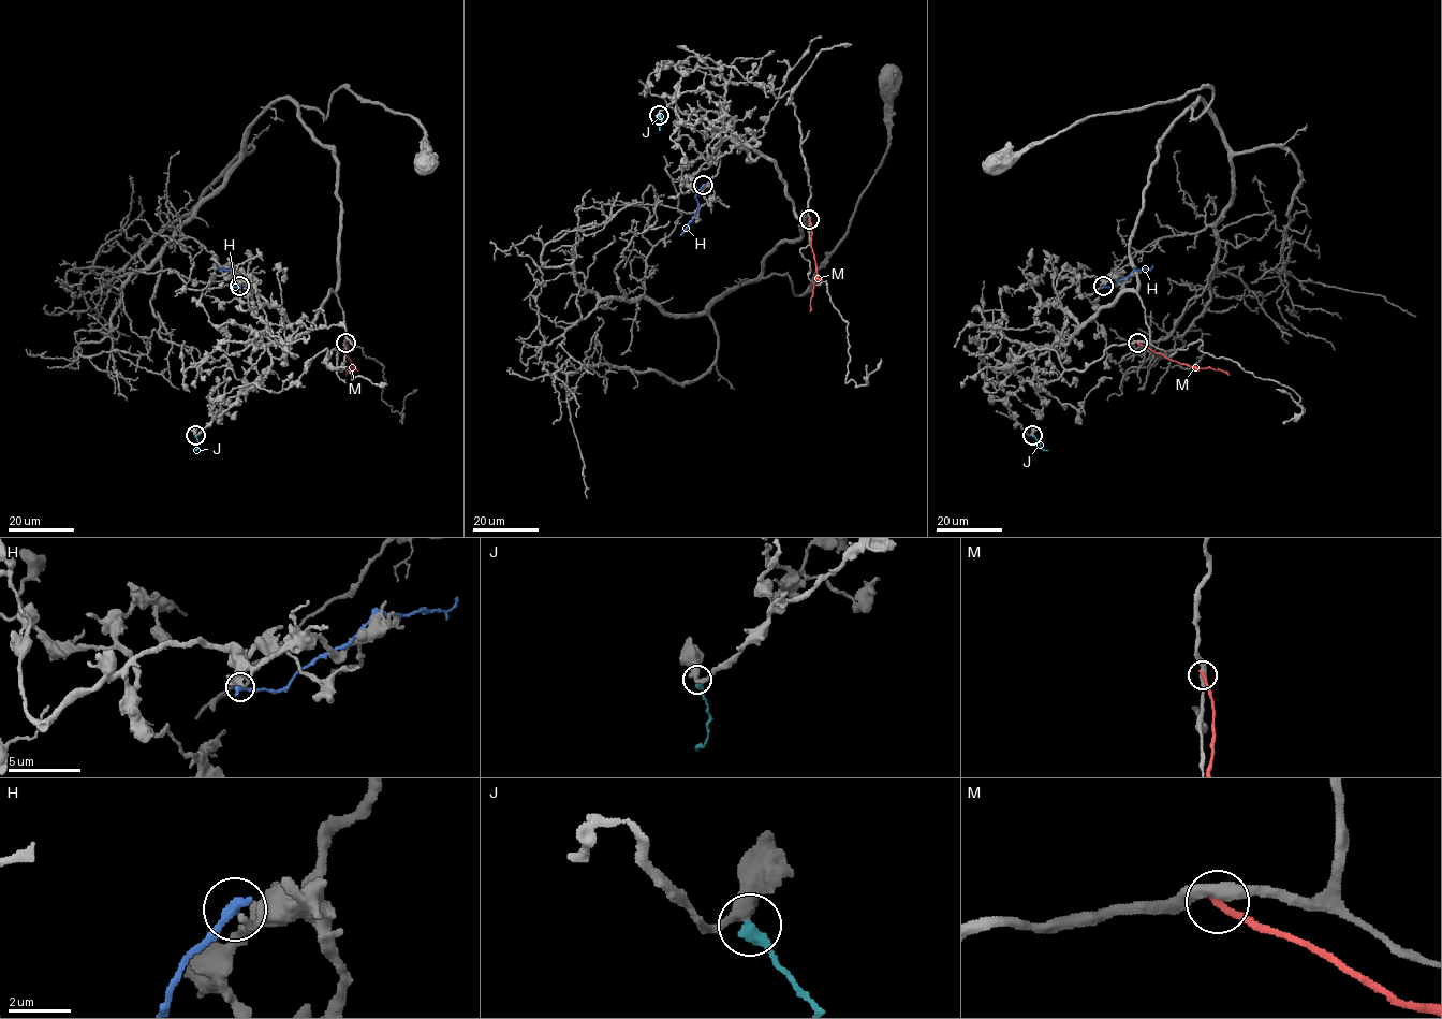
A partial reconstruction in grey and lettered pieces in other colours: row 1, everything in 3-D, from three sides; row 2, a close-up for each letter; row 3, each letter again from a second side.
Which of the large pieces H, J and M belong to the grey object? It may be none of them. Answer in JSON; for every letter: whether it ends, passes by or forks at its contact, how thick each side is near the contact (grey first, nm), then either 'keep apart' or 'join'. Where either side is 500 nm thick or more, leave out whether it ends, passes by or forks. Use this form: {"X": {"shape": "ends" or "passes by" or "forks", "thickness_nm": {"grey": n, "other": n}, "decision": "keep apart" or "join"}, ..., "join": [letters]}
{"H": {"shape": "ends", "thickness_nm": {"grey": 190, "other": 440}, "decision": "keep apart"}, "J": {"shape": "ends", "thickness_nm": {"grey": 380, "other": 440}, "decision": "keep apart"}, "M": {"shape": "ends", "thickness_nm": {"grey": 420, "other": 240}, "decision": "keep apart"}, "join": []}

